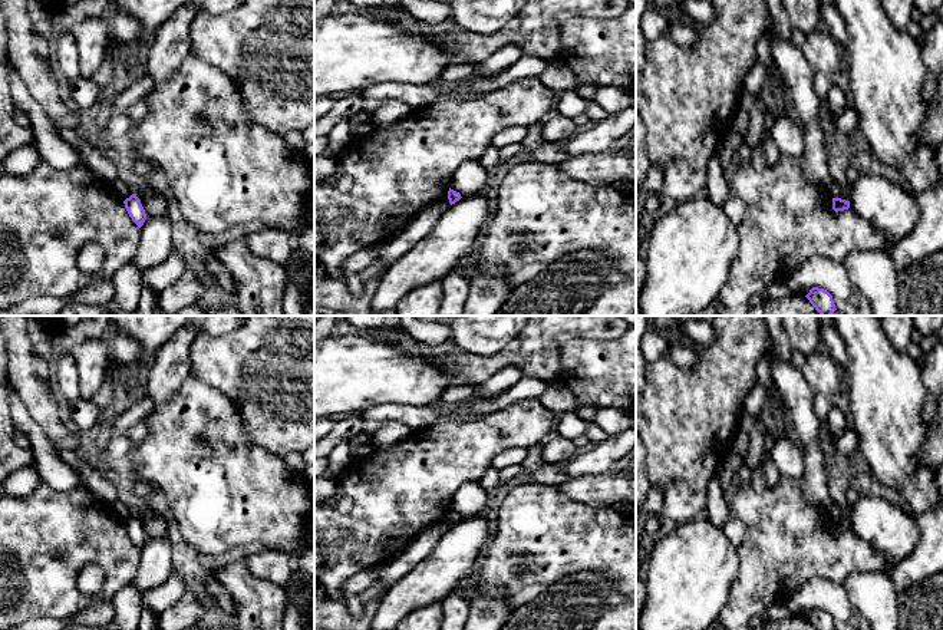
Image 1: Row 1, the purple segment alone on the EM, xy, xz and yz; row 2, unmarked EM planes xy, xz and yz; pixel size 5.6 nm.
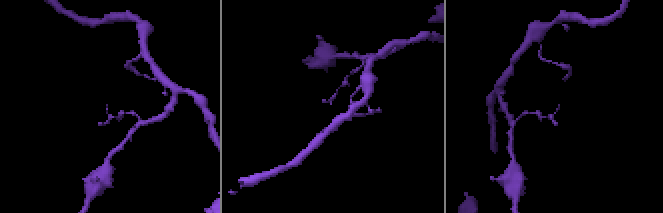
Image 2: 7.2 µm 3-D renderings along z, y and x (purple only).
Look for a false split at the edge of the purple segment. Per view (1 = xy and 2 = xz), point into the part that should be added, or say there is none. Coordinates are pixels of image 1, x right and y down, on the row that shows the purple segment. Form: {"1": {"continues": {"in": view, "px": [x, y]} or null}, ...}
{"1": {"continues": null}, "2": {"continues": null}}

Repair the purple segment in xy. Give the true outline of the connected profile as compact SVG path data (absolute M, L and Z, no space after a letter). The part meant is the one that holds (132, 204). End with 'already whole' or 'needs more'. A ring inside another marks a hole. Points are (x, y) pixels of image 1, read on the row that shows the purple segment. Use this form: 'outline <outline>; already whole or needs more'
outline M132 194L123 201L123 204L132 221L141 228L146 220L141 199L135 194Z; already whole

